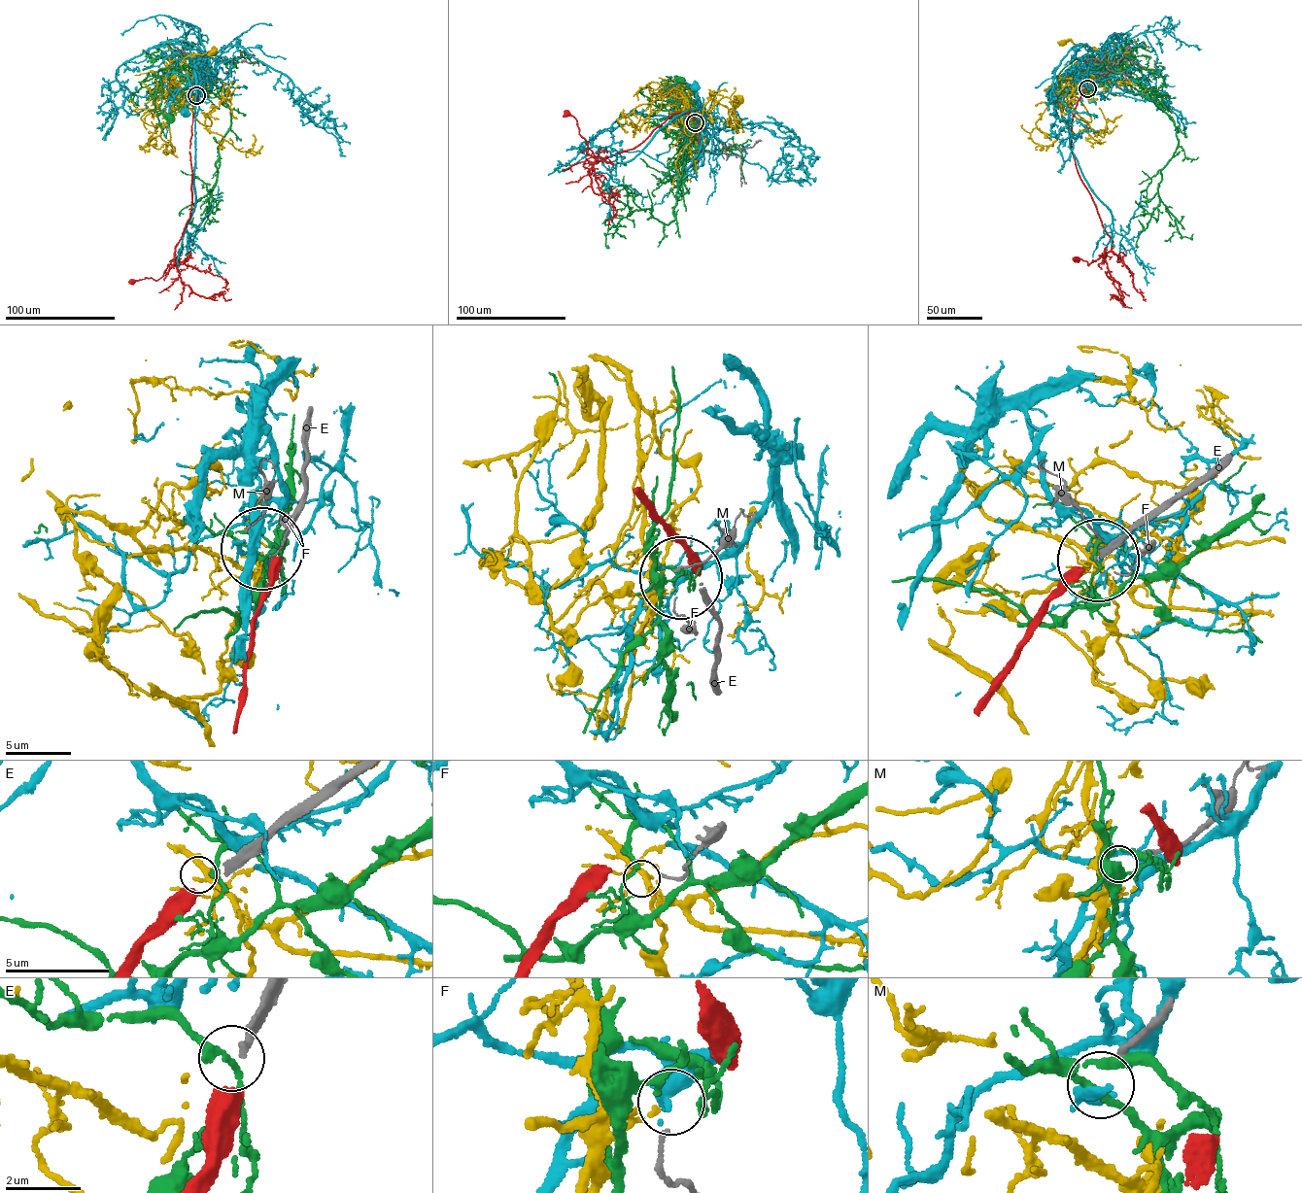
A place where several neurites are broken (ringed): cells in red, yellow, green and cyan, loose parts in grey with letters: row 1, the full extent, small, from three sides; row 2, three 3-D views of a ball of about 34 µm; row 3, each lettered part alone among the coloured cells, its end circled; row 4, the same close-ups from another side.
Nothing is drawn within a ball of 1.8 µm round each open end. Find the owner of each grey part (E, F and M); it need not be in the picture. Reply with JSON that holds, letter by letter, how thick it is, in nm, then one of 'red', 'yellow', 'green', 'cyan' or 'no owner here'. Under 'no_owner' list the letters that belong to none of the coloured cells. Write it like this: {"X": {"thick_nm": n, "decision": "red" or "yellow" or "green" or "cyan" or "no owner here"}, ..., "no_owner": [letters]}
{"E": {"thick_nm": 220, "decision": "red"}, "F": {"thick_nm": 100, "decision": "yellow"}, "M": {"thick_nm": 160, "decision": "no owner here"}, "no_owner": ["M"]}

